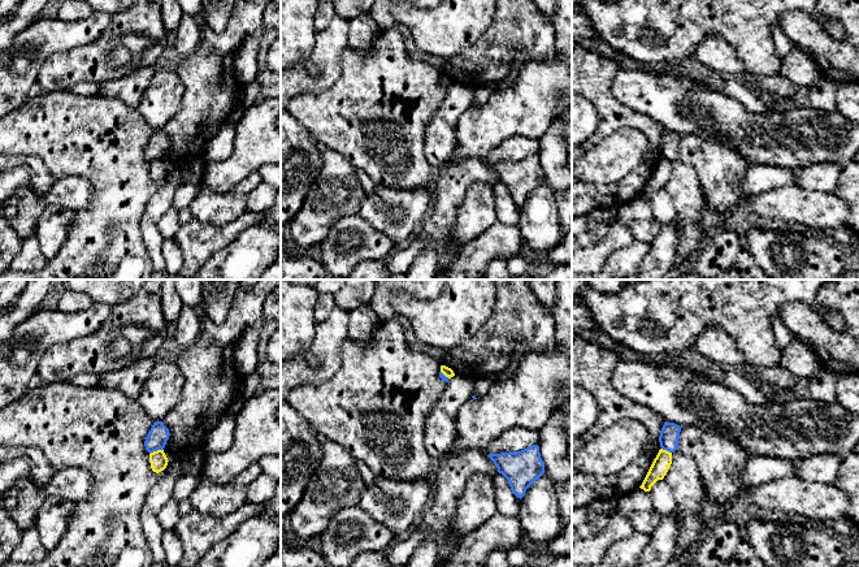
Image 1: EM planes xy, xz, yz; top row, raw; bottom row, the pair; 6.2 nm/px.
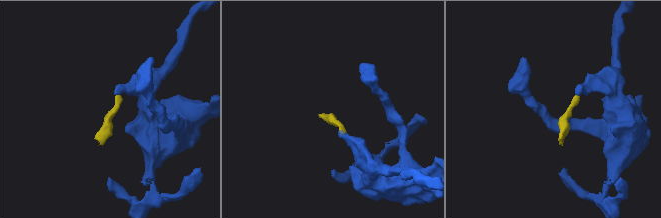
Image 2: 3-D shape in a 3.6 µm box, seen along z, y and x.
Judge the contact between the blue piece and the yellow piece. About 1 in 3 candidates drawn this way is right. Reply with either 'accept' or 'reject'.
reject

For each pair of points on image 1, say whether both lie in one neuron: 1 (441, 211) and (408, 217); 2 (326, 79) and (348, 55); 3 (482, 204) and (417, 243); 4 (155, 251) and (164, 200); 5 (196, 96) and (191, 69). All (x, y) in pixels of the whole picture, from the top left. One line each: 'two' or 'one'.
1: two
2: two
3: two
4: one
5: one

